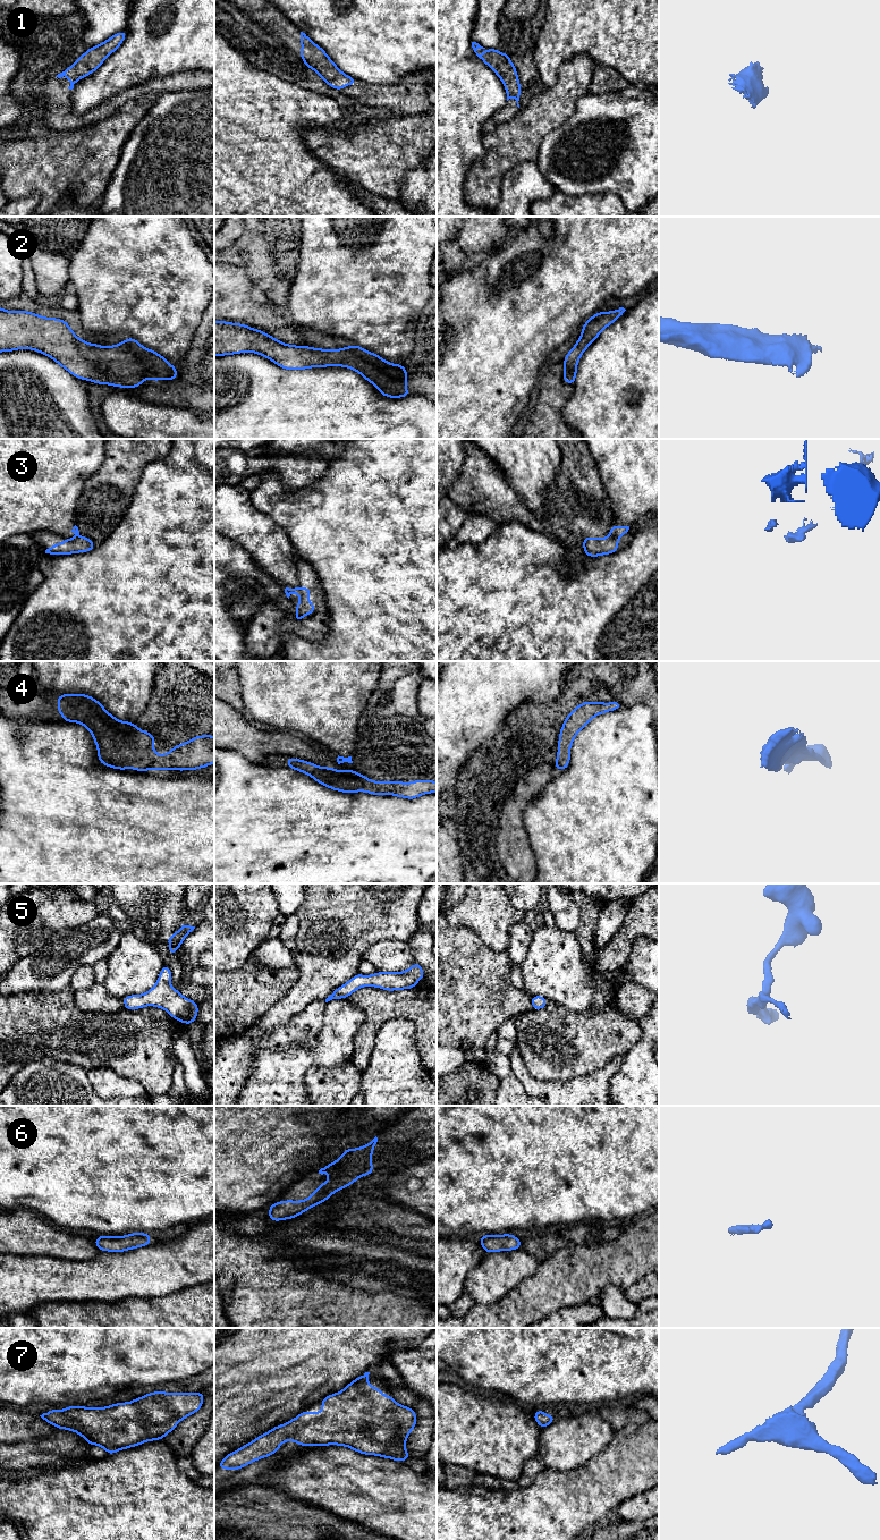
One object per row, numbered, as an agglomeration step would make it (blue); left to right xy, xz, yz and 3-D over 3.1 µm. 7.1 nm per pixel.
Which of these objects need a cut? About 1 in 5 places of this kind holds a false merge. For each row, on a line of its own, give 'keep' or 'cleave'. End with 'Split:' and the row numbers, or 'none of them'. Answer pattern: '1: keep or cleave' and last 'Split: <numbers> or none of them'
1: keep
2: keep
3: cleave
4: keep
5: keep
6: keep
7: keep
Split: 3

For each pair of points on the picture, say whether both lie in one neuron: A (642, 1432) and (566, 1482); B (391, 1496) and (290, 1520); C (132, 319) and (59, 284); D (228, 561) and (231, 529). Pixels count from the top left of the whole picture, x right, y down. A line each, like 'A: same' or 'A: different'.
A: same
B: different
C: different
D: different

